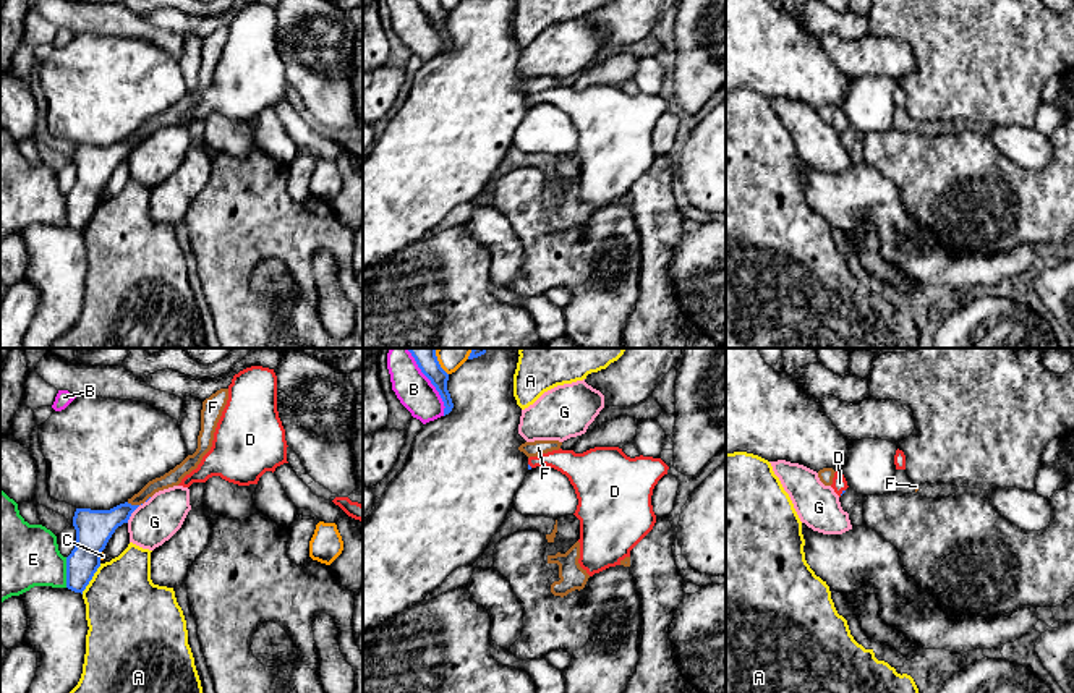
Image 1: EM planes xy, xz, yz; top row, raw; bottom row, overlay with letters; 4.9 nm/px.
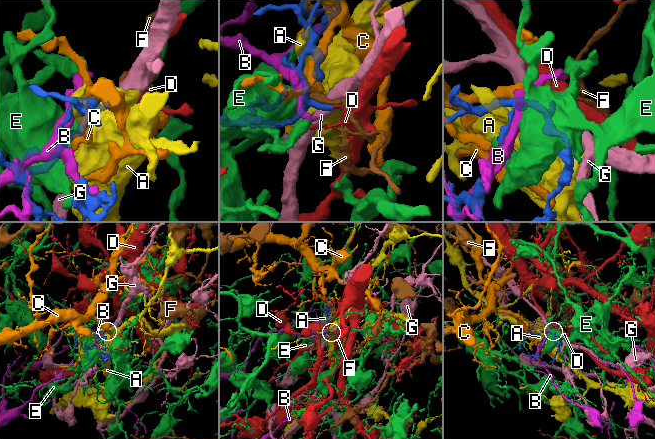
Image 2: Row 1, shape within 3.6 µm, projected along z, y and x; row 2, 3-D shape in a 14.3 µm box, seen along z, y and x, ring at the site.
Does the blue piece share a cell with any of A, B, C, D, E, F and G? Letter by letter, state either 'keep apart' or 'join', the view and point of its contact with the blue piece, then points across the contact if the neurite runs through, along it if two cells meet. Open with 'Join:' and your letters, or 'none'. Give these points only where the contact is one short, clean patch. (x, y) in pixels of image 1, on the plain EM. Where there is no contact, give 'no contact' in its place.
Join: D
A: keep apart; meets blue in xy at (91, 216)
B: keep apart; meets blue in xz at (436, 26)
C: keep apart; meets blue in xz at (443, 7)
D: join; meets blue in yz at (843, 130); runs through yz (843, 128), (843, 130), (839, 120)
E: keep apart; meets blue in xy at (67, 209)
F: keep apart; meets blue in xy at (135, 143)
G: keep apart; meets blue in xy at (133, 148); border along xy (143, 141), (127, 159)

